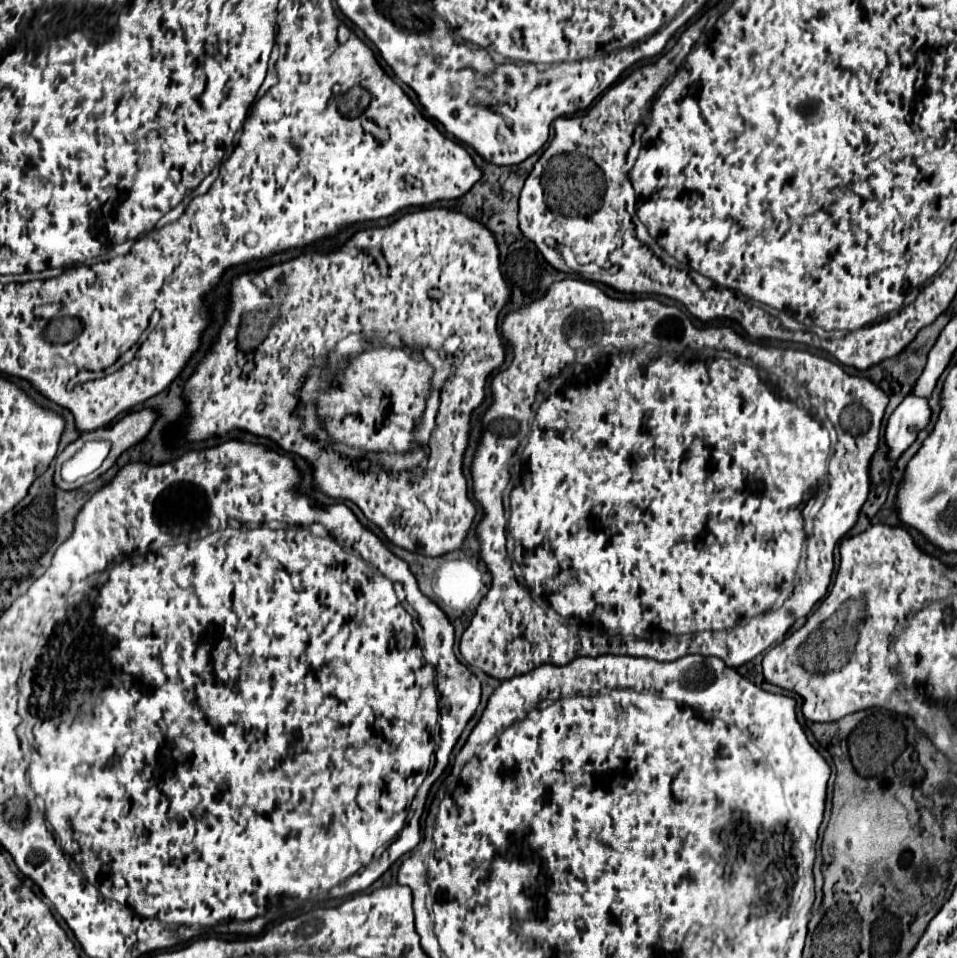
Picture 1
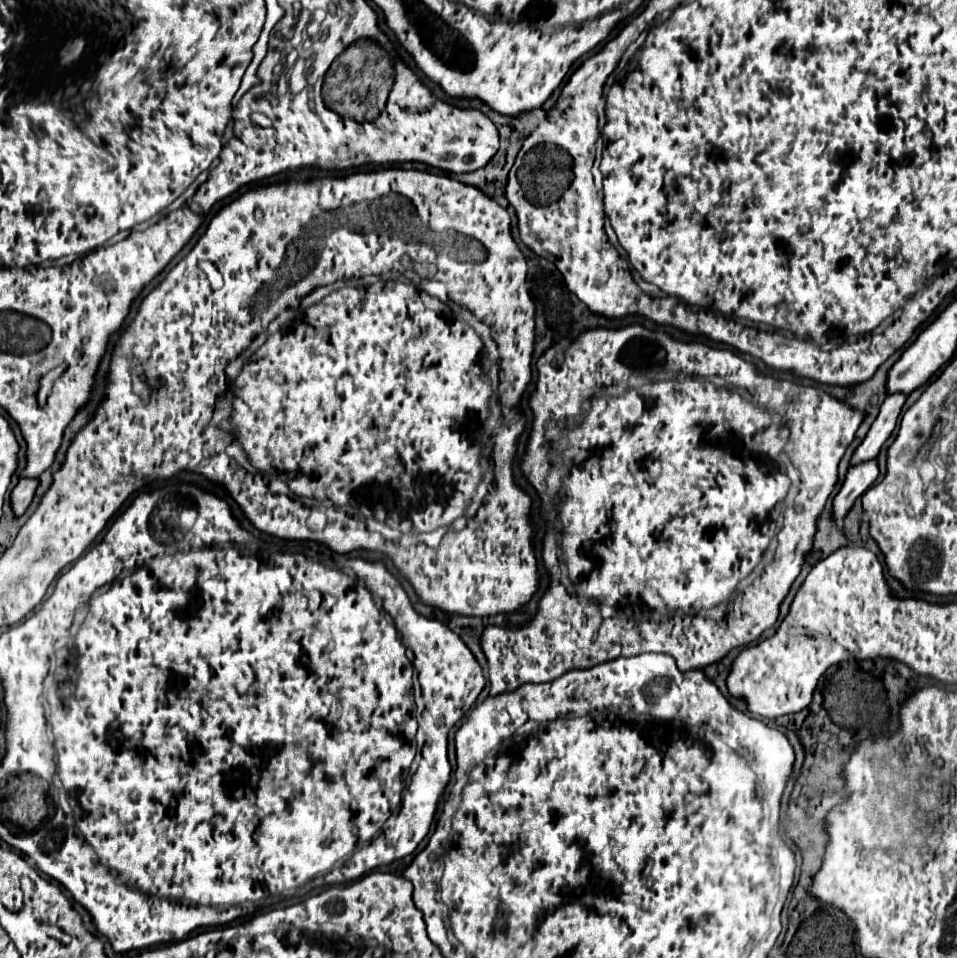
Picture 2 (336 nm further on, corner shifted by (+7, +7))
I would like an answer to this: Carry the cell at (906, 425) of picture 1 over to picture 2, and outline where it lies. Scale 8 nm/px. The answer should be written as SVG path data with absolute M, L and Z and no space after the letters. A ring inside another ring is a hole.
M872 459L872 461L862 461L858 465L852 465L848 469L848 475L846 475L846 481L840 489L840 493L834 497L834 517L836 521L844 519L846 513L852 509L854 501L868 489L872 487L872 483L876 481L878 477L878 461Z

